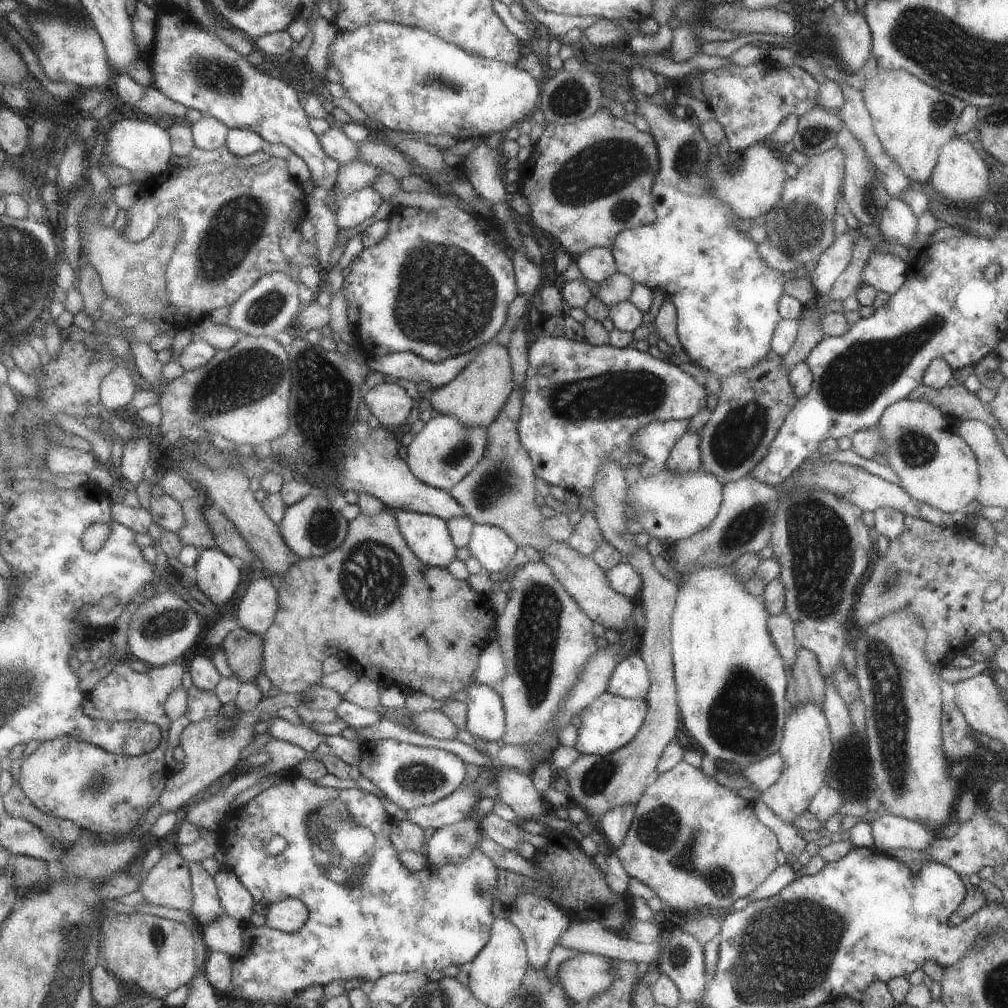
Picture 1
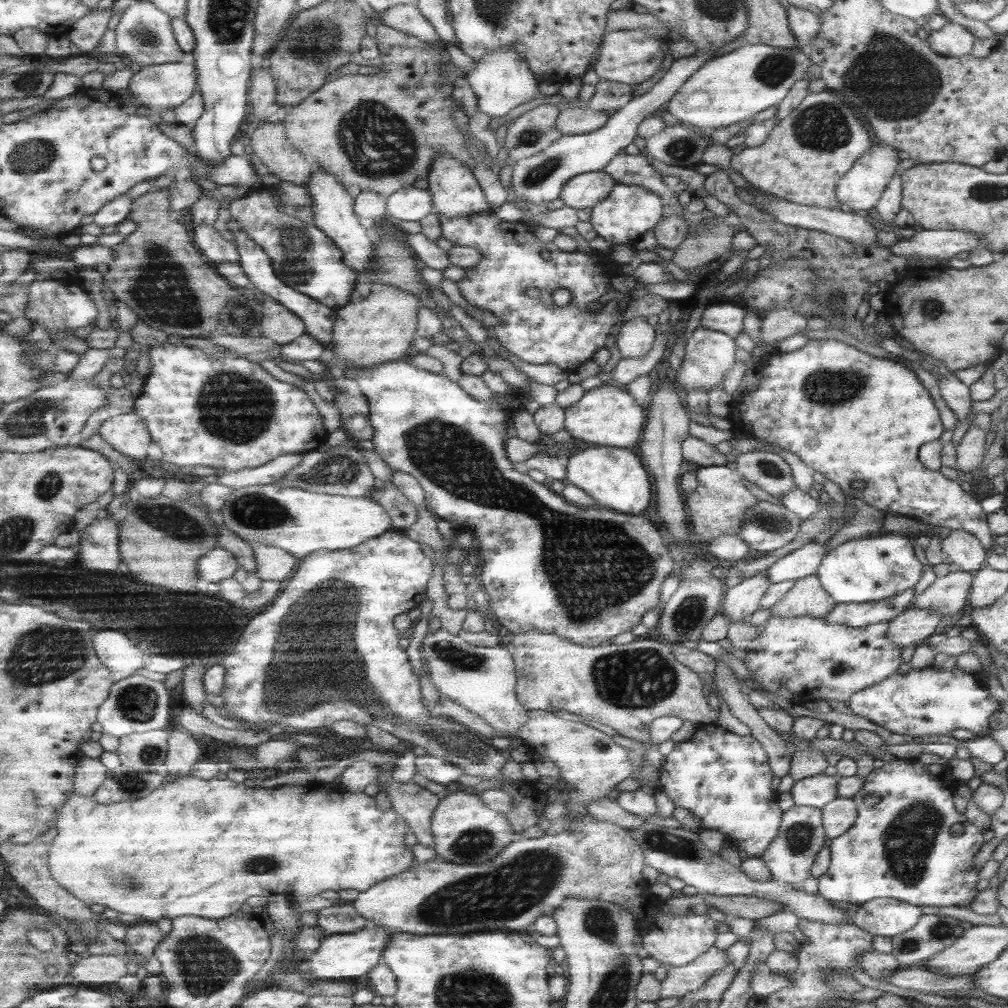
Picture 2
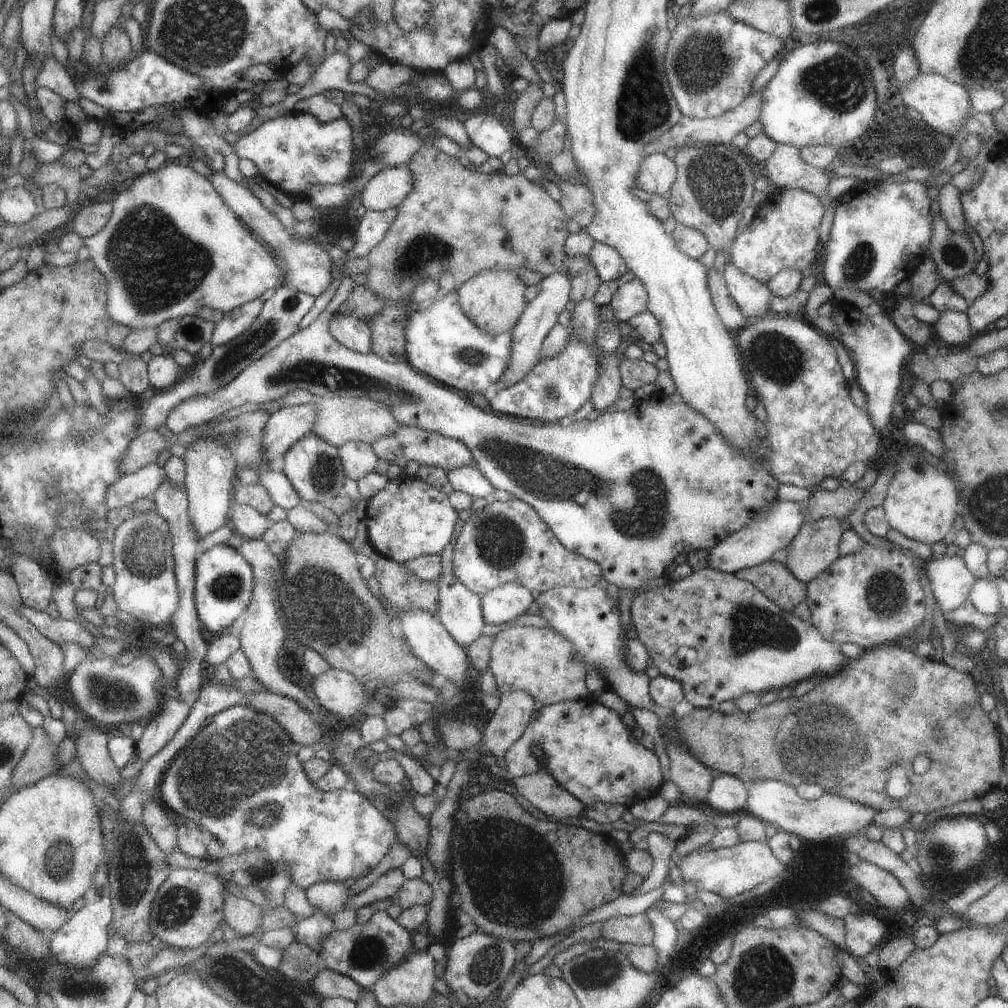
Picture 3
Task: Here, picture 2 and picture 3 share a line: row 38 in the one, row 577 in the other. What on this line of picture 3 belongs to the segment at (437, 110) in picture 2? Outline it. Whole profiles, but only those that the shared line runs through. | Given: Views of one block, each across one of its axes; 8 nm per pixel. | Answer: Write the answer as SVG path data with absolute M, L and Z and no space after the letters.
M379 554L379 560L376 562L376 575L383 600L387 606L397 608L397 614L403 610L429 610L437 616L439 610L439 586L437 581L423 582L407 570L403 563L392 560L391 558Z

